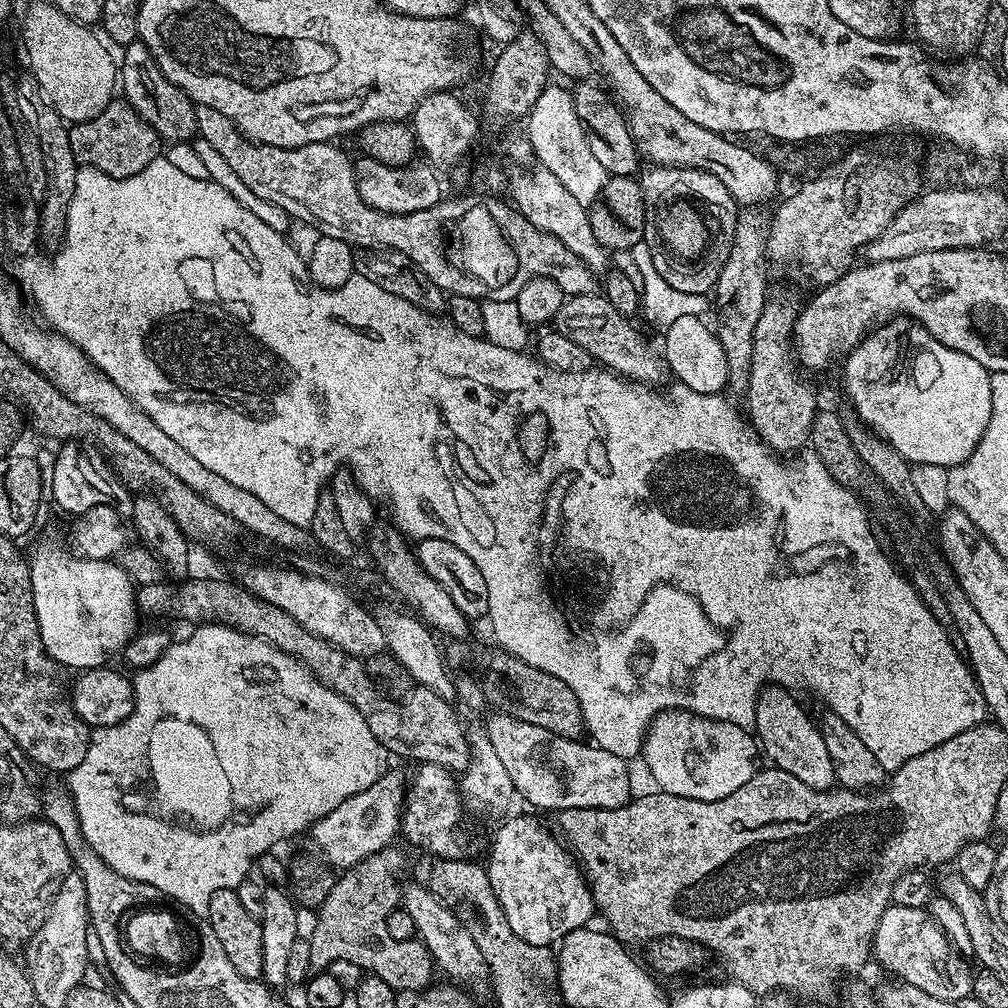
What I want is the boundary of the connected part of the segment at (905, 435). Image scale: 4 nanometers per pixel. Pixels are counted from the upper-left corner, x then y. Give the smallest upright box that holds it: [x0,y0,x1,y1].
[843,318,992,469]

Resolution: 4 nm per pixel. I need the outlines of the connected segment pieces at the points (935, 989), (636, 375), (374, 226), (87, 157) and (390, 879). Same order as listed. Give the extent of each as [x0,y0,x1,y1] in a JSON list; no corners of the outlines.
[[871,903,973,1000],[555,294,666,382],[196,104,445,280],[69,98,162,178],[310,846,433,994]]

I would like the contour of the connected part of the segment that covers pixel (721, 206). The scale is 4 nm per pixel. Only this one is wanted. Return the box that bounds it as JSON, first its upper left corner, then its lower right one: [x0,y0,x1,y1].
[638,164,738,294]

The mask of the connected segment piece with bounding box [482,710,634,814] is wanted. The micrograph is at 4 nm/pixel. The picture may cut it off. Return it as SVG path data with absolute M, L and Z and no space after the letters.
M496 710L491 714L493 716L482 725L499 761L510 774L515 795L526 803L559 814L571 808L617 808L633 799L629 765L610 754L610 750L597 748L583 739L556 736L550 730L542 730L542 726L534 726L534 722L514 718L509 712Z

